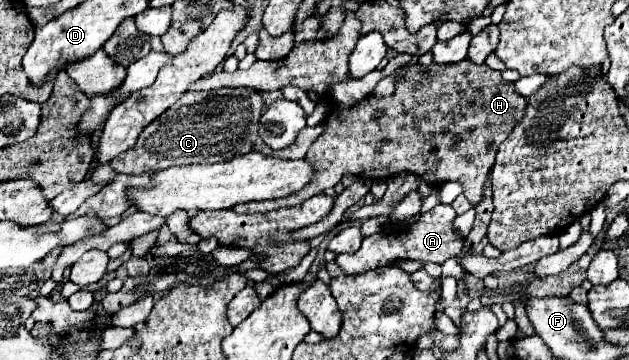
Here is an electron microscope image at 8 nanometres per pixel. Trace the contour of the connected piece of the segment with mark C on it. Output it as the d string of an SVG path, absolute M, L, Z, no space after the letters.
M220 88L212 92L188 92L180 102L168 108L152 124L148 124L136 148L120 154L112 160L112 168L120 174L144 174L154 170L164 170L170 166L186 164L218 164L242 156L248 152L262 152L278 158L304 158L312 142L324 132L324 124L312 128L306 126L306 132L300 132L300 138L279 152L274 152L258 136L258 118L262 112L262 96L252 88Z

